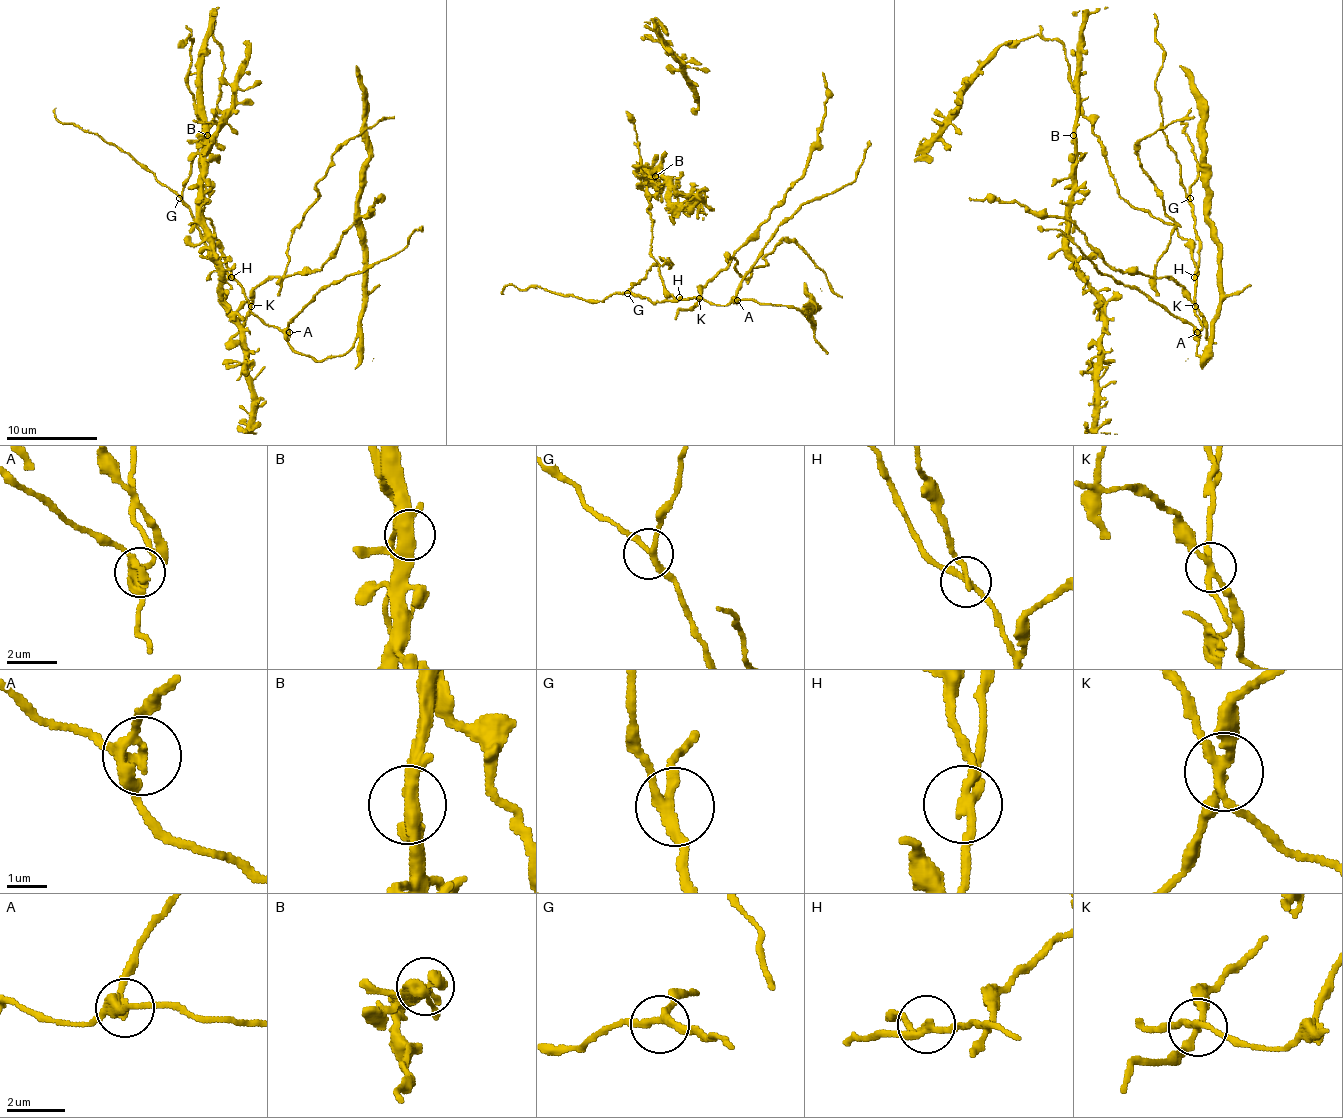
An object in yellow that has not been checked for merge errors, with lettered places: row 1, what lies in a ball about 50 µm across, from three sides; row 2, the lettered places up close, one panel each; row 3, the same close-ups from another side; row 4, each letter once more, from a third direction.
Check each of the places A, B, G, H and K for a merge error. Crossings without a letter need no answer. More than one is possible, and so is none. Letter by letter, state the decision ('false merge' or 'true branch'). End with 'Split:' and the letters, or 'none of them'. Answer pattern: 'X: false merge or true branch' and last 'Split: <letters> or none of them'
A: true branch
B: true branch
G: true branch
H: false merge
K: false merge
Split: H, K

